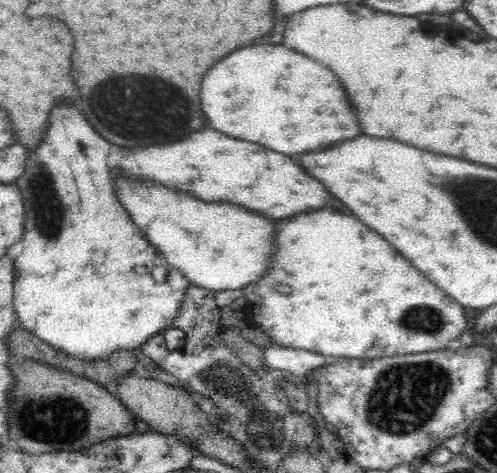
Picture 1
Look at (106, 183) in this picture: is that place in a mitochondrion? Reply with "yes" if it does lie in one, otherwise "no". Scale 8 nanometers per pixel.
no

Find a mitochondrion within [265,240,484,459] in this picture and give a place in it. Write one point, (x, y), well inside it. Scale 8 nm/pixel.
(406, 397)

